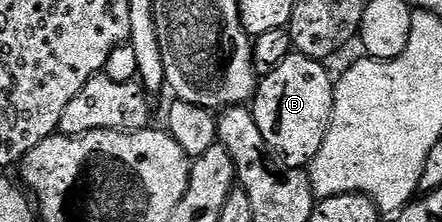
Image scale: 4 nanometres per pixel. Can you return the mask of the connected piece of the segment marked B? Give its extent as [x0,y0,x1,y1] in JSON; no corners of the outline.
[250,51,334,167]

